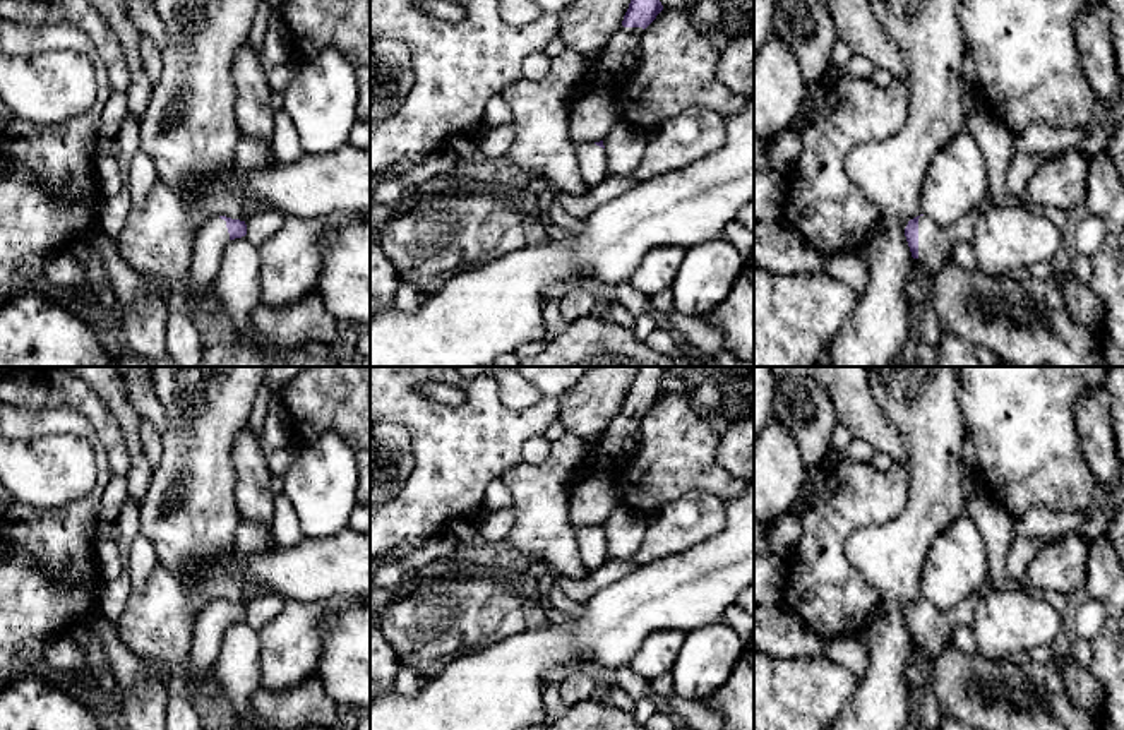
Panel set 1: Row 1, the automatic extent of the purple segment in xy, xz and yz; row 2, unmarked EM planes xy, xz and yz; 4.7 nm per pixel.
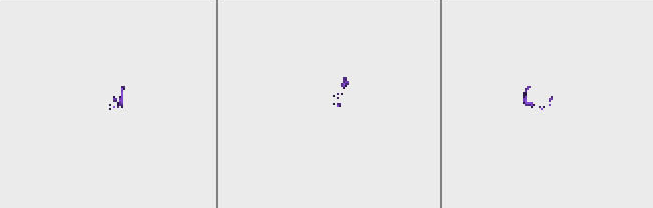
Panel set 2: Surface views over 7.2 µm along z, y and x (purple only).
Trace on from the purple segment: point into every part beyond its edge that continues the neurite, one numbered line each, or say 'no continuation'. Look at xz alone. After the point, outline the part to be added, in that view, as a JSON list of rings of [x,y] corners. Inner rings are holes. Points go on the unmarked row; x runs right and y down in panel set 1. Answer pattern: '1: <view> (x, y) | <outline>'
1: xz (617, 442) | [[[620,411],[608,428],[600,437],[596,452],[588,459],[588,463],[577,471],[574,487],[579,483],[612,475],[612,471],[625,463],[639,439],[639,425],[643,420],[643,411]],[[572,487],[572,488],[574,488]]]

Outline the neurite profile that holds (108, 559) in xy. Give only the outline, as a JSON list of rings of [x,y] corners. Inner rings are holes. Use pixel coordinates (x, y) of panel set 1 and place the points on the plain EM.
[[[98,536],[94,543],[94,559],[105,583],[122,576],[123,559],[115,538]]]

